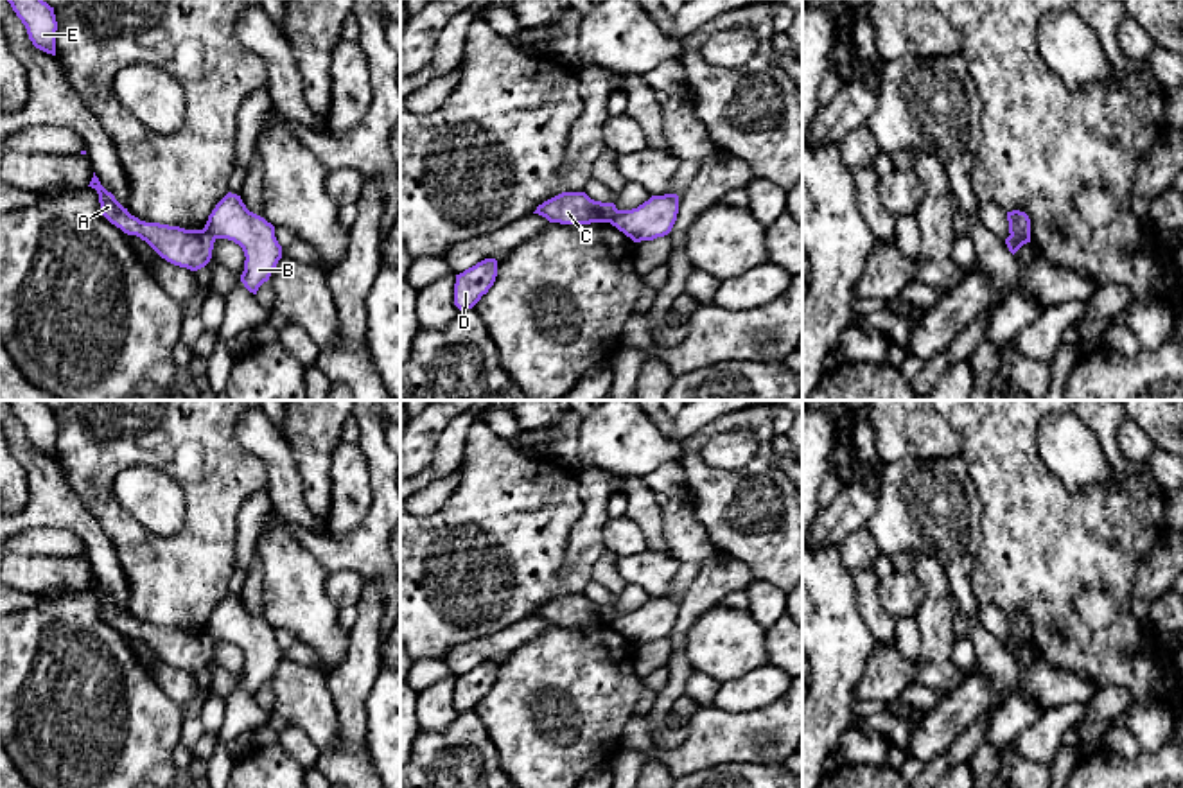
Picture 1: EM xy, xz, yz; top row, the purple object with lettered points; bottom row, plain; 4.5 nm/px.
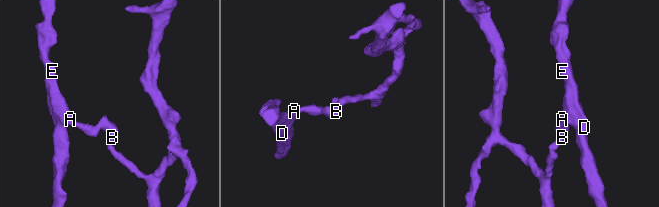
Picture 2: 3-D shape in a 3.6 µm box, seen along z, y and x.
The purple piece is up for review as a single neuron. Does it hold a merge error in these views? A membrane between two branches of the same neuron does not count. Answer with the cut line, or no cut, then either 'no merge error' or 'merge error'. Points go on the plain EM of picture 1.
yz (1011, 636), (1025, 645) | merge error

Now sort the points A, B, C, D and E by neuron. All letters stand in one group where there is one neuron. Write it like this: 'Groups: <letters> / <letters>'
Groups: A C D E / B

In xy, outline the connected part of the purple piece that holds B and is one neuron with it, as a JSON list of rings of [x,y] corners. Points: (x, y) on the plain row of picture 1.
[[[228,594],[208,617],[205,630],[214,641],[228,641],[242,650],[246,662],[241,684],[257,696],[282,661],[275,628],[250,614],[241,598]]]

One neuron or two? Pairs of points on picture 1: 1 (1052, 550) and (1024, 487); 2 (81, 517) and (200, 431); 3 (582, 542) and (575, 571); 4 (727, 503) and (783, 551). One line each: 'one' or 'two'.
1: one
2: two
3: one
4: one

